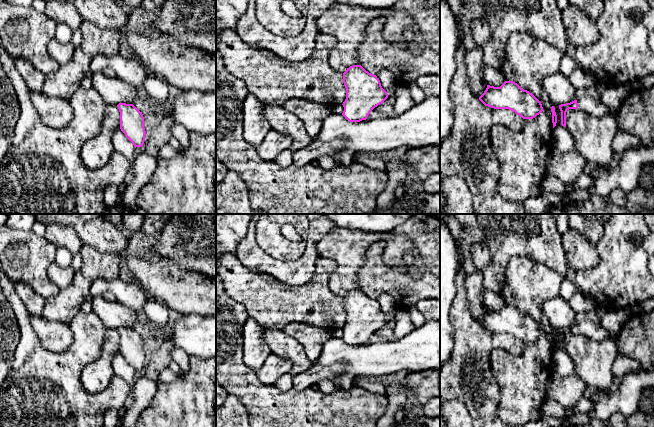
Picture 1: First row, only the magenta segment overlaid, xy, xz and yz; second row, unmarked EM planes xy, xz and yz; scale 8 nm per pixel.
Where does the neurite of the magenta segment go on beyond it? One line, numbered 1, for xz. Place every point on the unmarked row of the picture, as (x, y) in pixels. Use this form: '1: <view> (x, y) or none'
1: none

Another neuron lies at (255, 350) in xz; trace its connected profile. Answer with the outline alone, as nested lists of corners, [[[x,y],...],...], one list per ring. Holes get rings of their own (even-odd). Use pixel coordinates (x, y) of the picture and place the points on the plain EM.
[[[250,317],[243,326],[242,353],[245,365],[254,372],[263,366],[267,356],[271,353],[263,336],[263,327]]]

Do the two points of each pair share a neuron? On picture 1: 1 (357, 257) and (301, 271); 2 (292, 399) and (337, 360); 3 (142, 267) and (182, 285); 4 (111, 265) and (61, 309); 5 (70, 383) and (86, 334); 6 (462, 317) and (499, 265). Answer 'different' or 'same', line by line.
1: different
2: different
3: same
4: same
5: same
6: different

